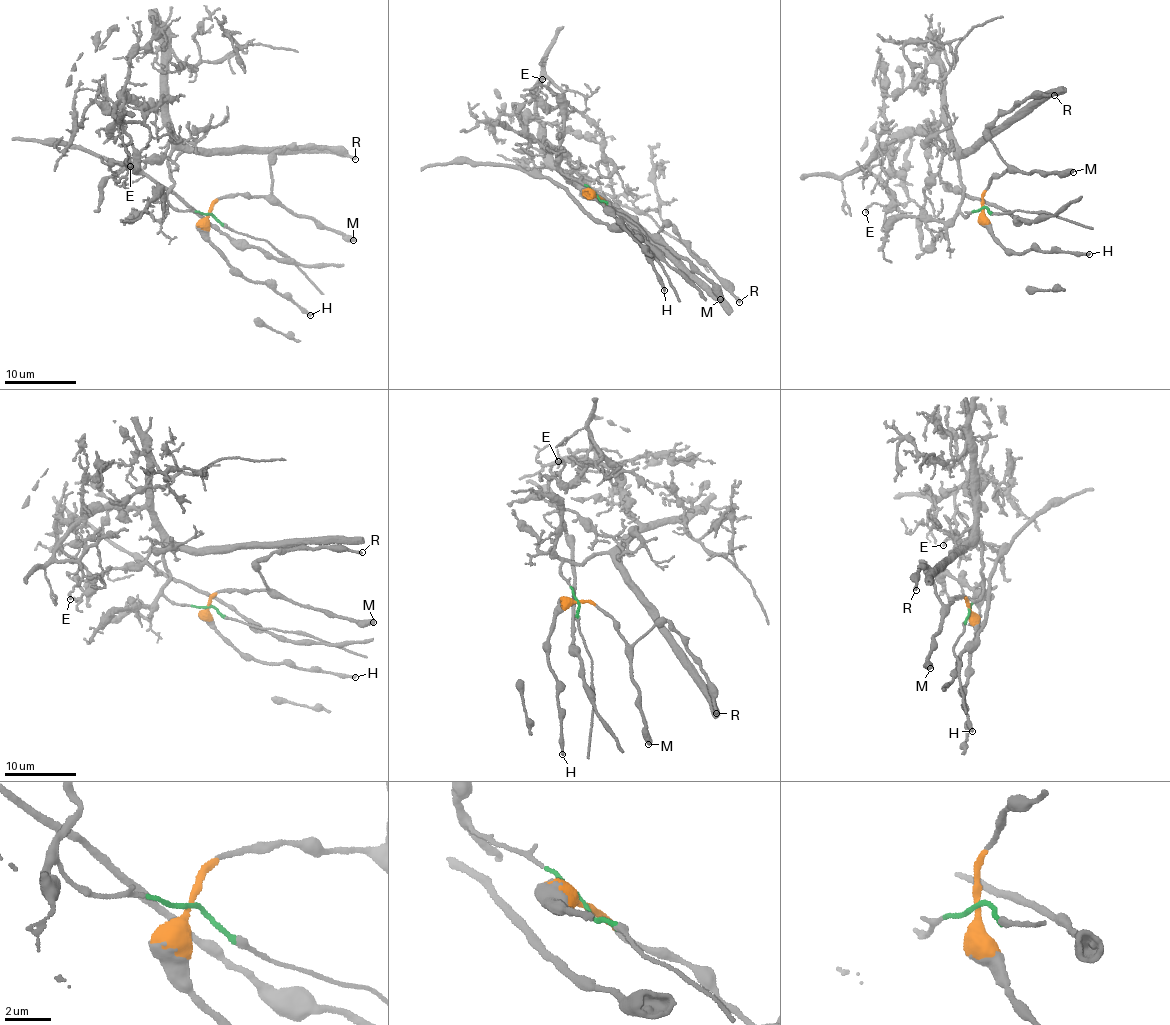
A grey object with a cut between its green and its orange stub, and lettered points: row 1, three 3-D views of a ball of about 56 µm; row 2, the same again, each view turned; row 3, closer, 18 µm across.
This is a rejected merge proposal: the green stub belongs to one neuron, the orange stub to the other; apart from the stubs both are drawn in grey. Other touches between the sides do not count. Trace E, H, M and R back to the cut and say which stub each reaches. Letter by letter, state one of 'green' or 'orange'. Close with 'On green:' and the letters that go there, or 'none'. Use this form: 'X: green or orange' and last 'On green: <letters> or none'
E: green
H: orange
M: orange
R: orange
On green: E

